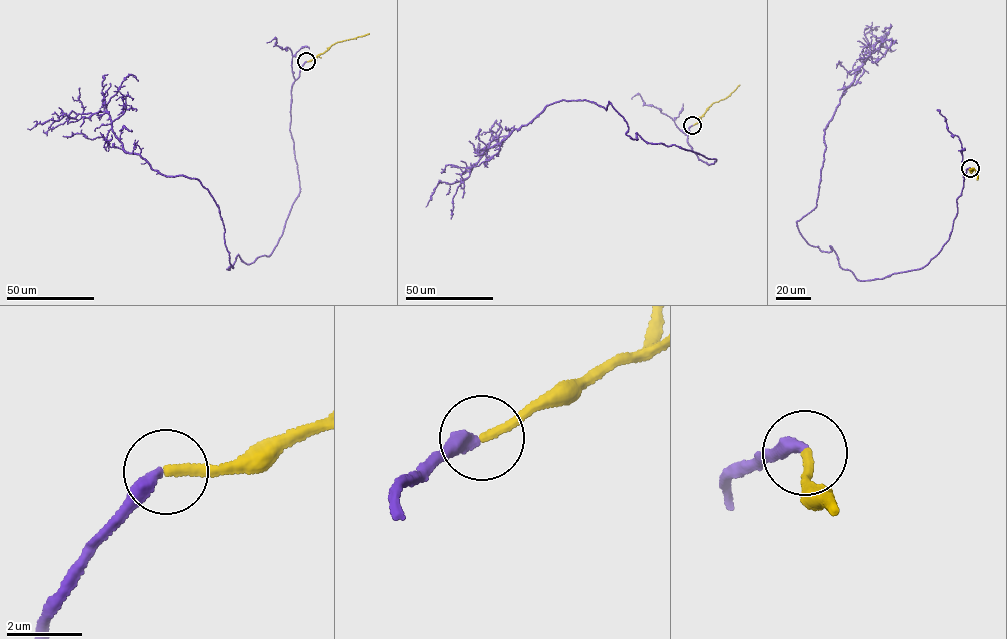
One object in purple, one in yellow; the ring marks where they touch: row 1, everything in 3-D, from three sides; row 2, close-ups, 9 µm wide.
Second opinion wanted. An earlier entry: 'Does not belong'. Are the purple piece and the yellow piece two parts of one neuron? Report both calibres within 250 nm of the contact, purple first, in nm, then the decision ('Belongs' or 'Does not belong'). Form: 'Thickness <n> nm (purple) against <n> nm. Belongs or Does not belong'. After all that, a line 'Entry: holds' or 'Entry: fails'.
Thickness 380 nm (purple) against 240 nm. Belongs
Entry: fails

